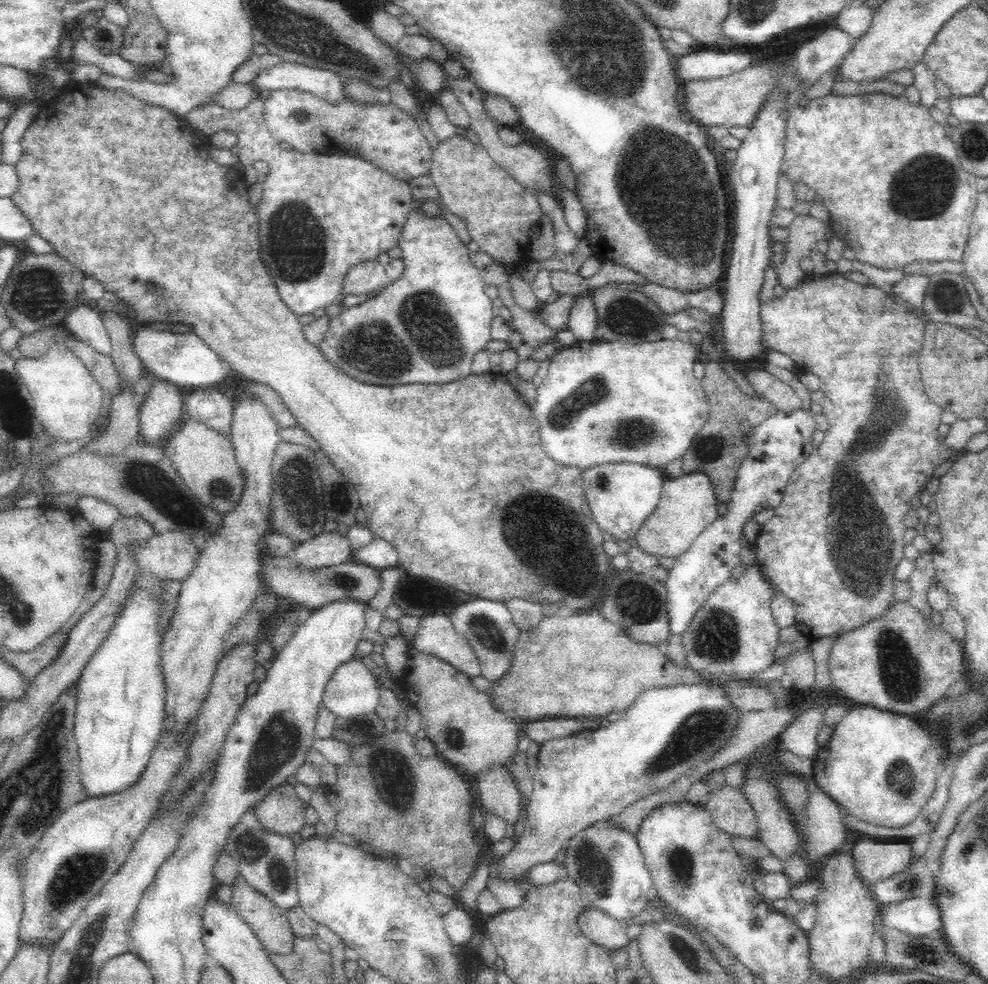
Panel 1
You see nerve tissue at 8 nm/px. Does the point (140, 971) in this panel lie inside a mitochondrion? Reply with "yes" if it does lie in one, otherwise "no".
no

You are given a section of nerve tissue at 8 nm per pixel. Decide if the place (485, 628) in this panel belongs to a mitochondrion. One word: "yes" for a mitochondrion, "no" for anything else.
yes

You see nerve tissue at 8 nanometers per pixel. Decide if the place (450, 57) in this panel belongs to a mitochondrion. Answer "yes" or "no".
no

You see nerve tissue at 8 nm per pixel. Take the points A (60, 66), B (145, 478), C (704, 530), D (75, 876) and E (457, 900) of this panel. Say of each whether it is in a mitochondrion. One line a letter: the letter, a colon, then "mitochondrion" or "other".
A: other
B: mitochondrion
C: other
D: mitochondrion
E: other

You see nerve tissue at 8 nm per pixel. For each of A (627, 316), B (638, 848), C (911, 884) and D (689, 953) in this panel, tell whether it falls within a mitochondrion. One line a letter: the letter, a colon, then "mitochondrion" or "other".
A: mitochondrion
B: other
C: other
D: mitochondrion

